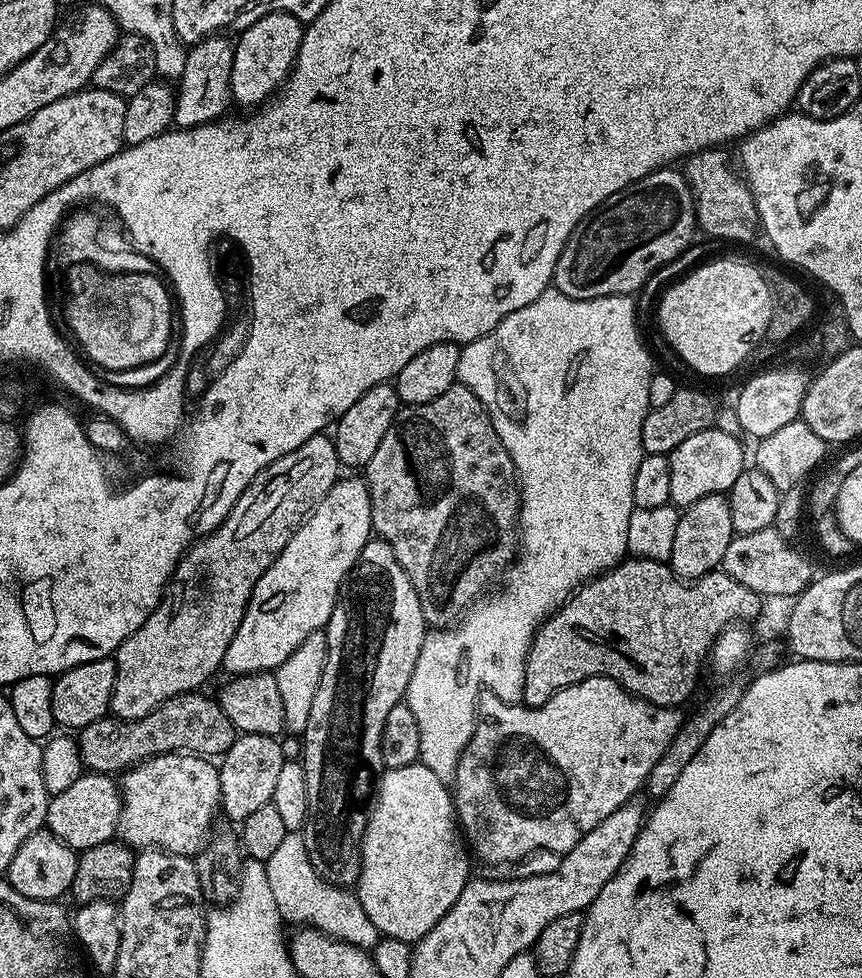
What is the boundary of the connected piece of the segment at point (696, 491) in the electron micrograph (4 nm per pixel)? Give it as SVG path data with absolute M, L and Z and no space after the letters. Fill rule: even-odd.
M713 426L698 434L690 434L686 442L682 442L671 452L668 456L670 501L677 509L689 508L691 504L707 496L727 494L734 482L738 482L738 474L744 472L746 461L744 448L740 445L741 437L736 436L723 432L720 426Z

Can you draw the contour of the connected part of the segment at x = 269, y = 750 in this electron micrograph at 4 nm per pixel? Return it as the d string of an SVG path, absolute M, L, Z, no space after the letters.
M243 733L224 753L219 765L219 784L220 798L224 801L224 814L228 820L245 820L259 807L271 803L275 782L286 759L280 742L272 736Z

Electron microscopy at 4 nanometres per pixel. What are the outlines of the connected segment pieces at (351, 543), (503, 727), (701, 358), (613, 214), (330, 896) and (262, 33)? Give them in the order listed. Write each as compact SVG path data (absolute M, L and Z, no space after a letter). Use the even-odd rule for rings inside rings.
M348 474L343 478L337 479L336 485L322 497L321 500L312 507L312 513L300 523L300 528L290 538L290 542L286 542L286 546L282 550L282 554L278 554L278 558L270 566L270 570L266 570L266 574L262 574L262 578L258 578L258 582L254 586L254 590L250 594L250 602L246 606L246 614L242 618L242 622L238 626L238 630L234 634L234 638L230 642L230 646L224 650L223 671L232 676L245 676L251 672L272 672L280 668L282 662L286 662L286 658L290 658L290 654L294 652L306 640L310 638L310 634L327 629L328 619L334 610L336 600L340 597L340 590L345 580L348 579L352 568L356 564L357 558L362 554L362 550L366 546L366 542L373 539L372 515L370 514L370 494L368 493L368 485L363 479L356 474Z
M591 676L574 686L560 688L542 706L529 708L527 704L506 704L502 698L498 698L492 692L481 691L478 697L478 719L476 728L472 731L470 742L466 750L458 758L458 766L454 777L454 803L456 806L456 819L471 851L476 852L488 864L511 864L524 861L536 849L542 851L556 851L561 854L569 852L598 822L610 818L618 806L622 806L627 800L637 795L636 791L643 789L648 782L648 776L654 770L654 762L666 754L666 746L674 742L674 734L678 734L682 723L681 709L673 706L658 706L648 700L641 700L639 696L632 695L621 686L618 681L611 680L608 676Z
M712 260L665 290L660 300L660 332L694 371L704 376L724 376L755 350L760 339L765 339L773 303L774 289L769 277L763 276L754 265L744 260Z
M675 167L659 168L580 219L556 263L554 287L575 300L636 294L663 264L687 250L695 232L696 200L687 178Z
M288 832L274 854L265 861L270 890L273 891L275 905L278 906L281 919L292 926L316 928L335 940L358 946L364 951L371 951L380 939L377 927L367 917L360 900L355 893L326 882L310 864L306 853L303 833Z
M271 12L239 33L234 44L234 66L230 74L232 99L237 105L240 103L247 110L252 110L268 97L277 95L280 85L288 79L292 67L296 65L304 29L305 25L294 18L294 14Z

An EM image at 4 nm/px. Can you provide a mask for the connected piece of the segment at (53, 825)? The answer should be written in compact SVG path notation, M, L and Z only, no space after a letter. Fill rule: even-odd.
M85 771L66 790L55 793L48 801L45 825L66 846L83 850L98 846L117 835L120 817L120 785L111 775Z

